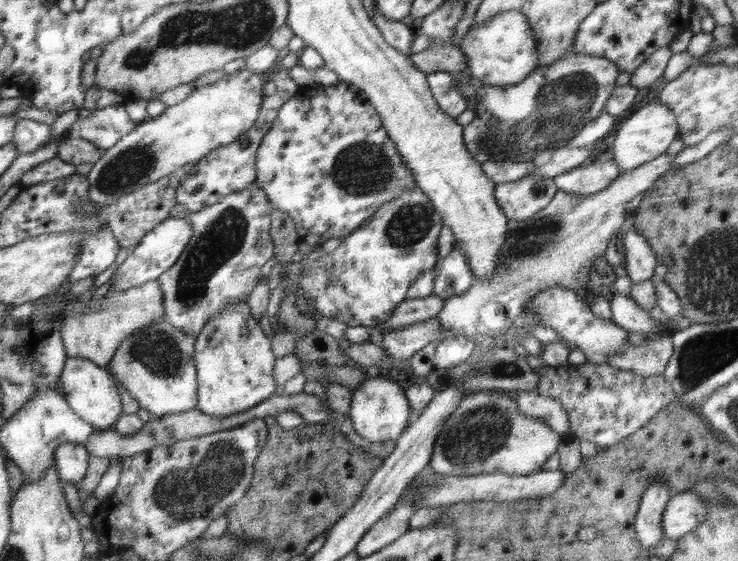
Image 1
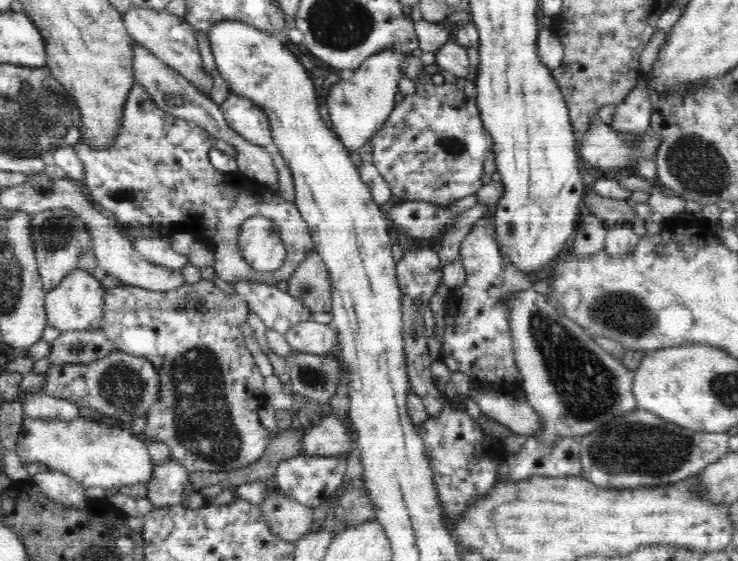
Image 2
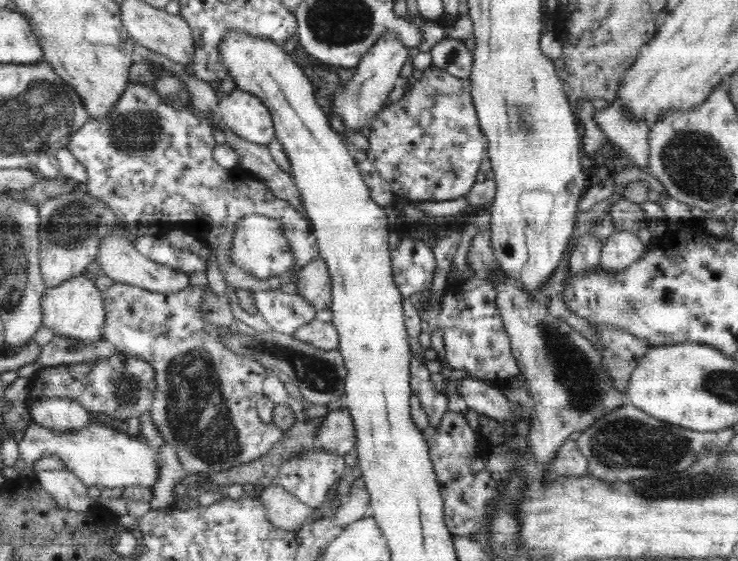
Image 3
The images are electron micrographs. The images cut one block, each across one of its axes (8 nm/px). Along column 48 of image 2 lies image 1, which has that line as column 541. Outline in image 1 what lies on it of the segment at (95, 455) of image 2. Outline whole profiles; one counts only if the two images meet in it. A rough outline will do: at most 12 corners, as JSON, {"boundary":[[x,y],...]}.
{"boundary":[[500,390],[467,394],[428,466],[532,474],[564,436]]}

